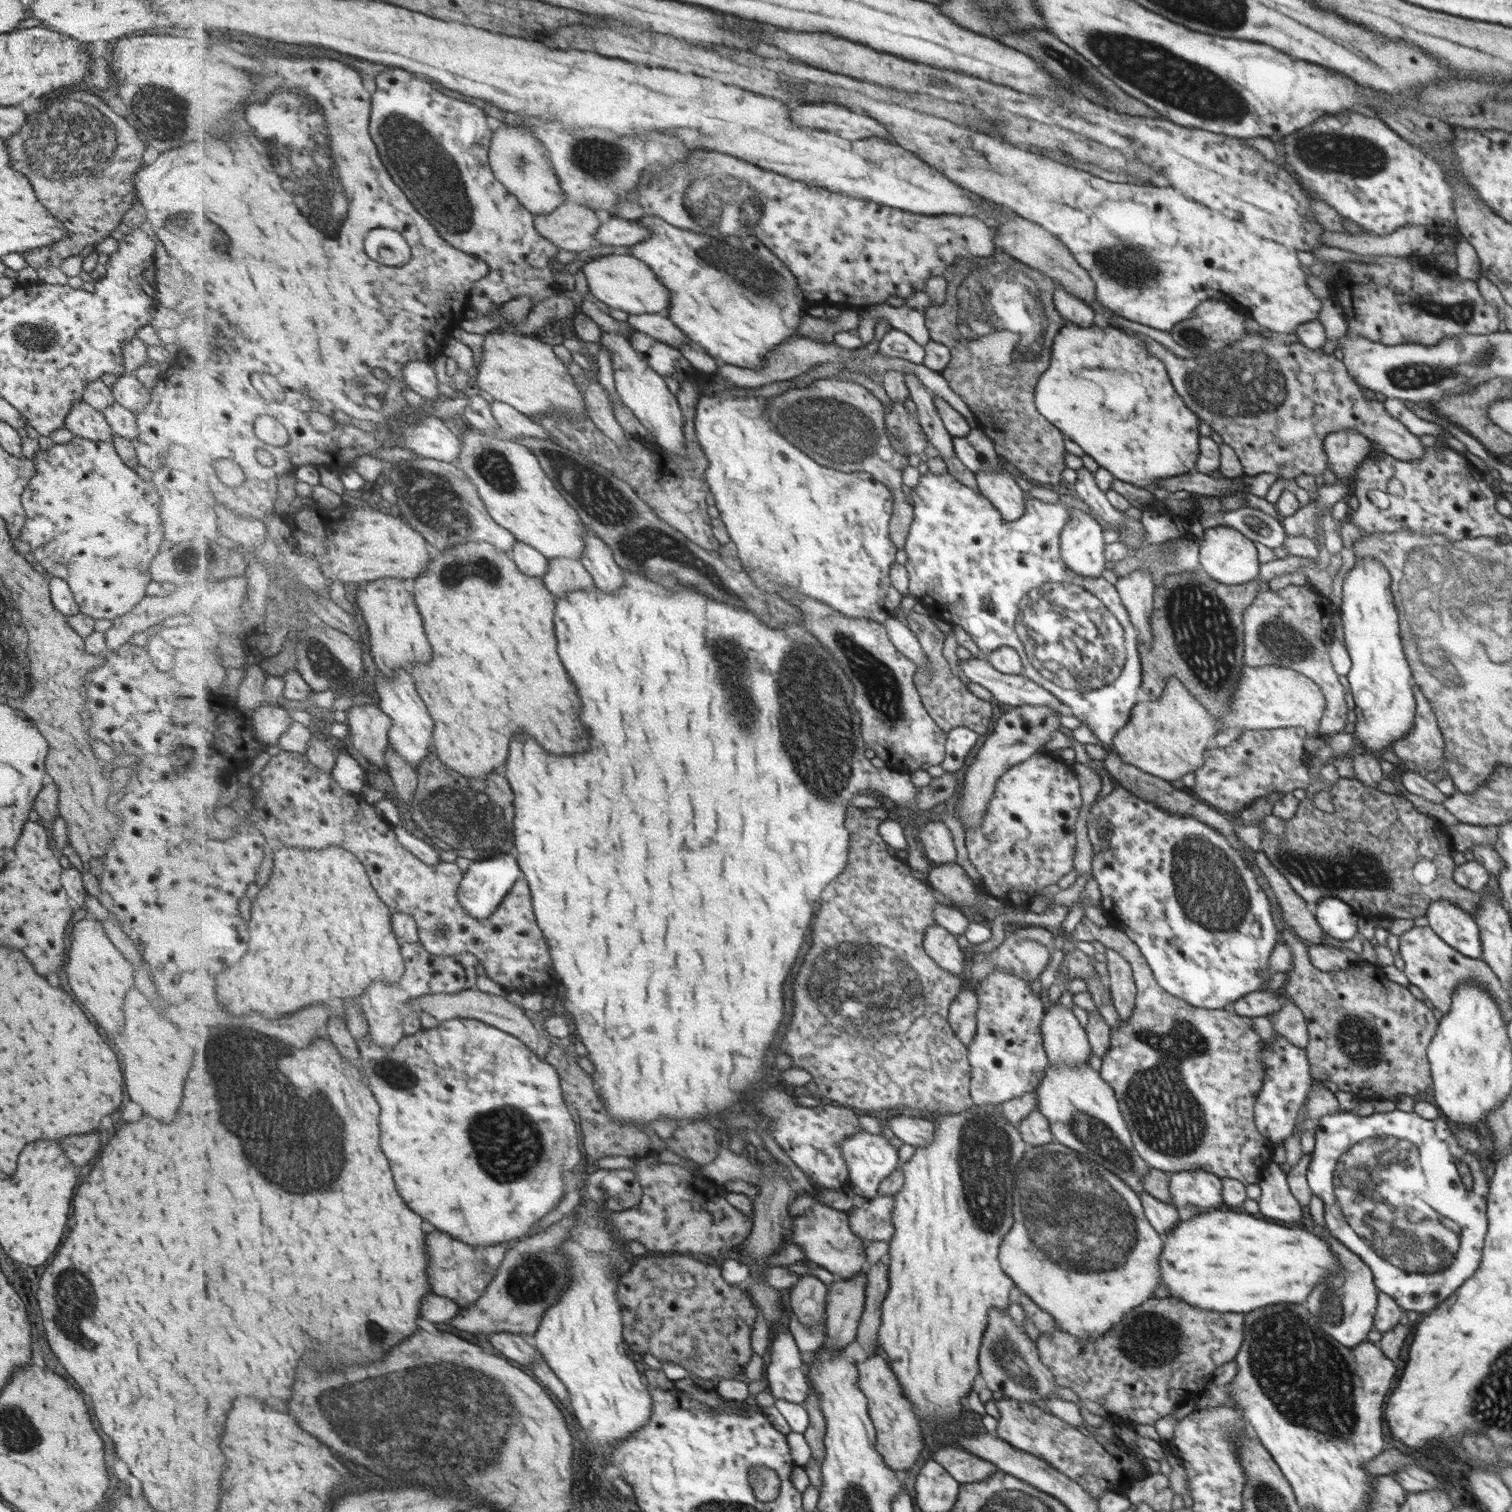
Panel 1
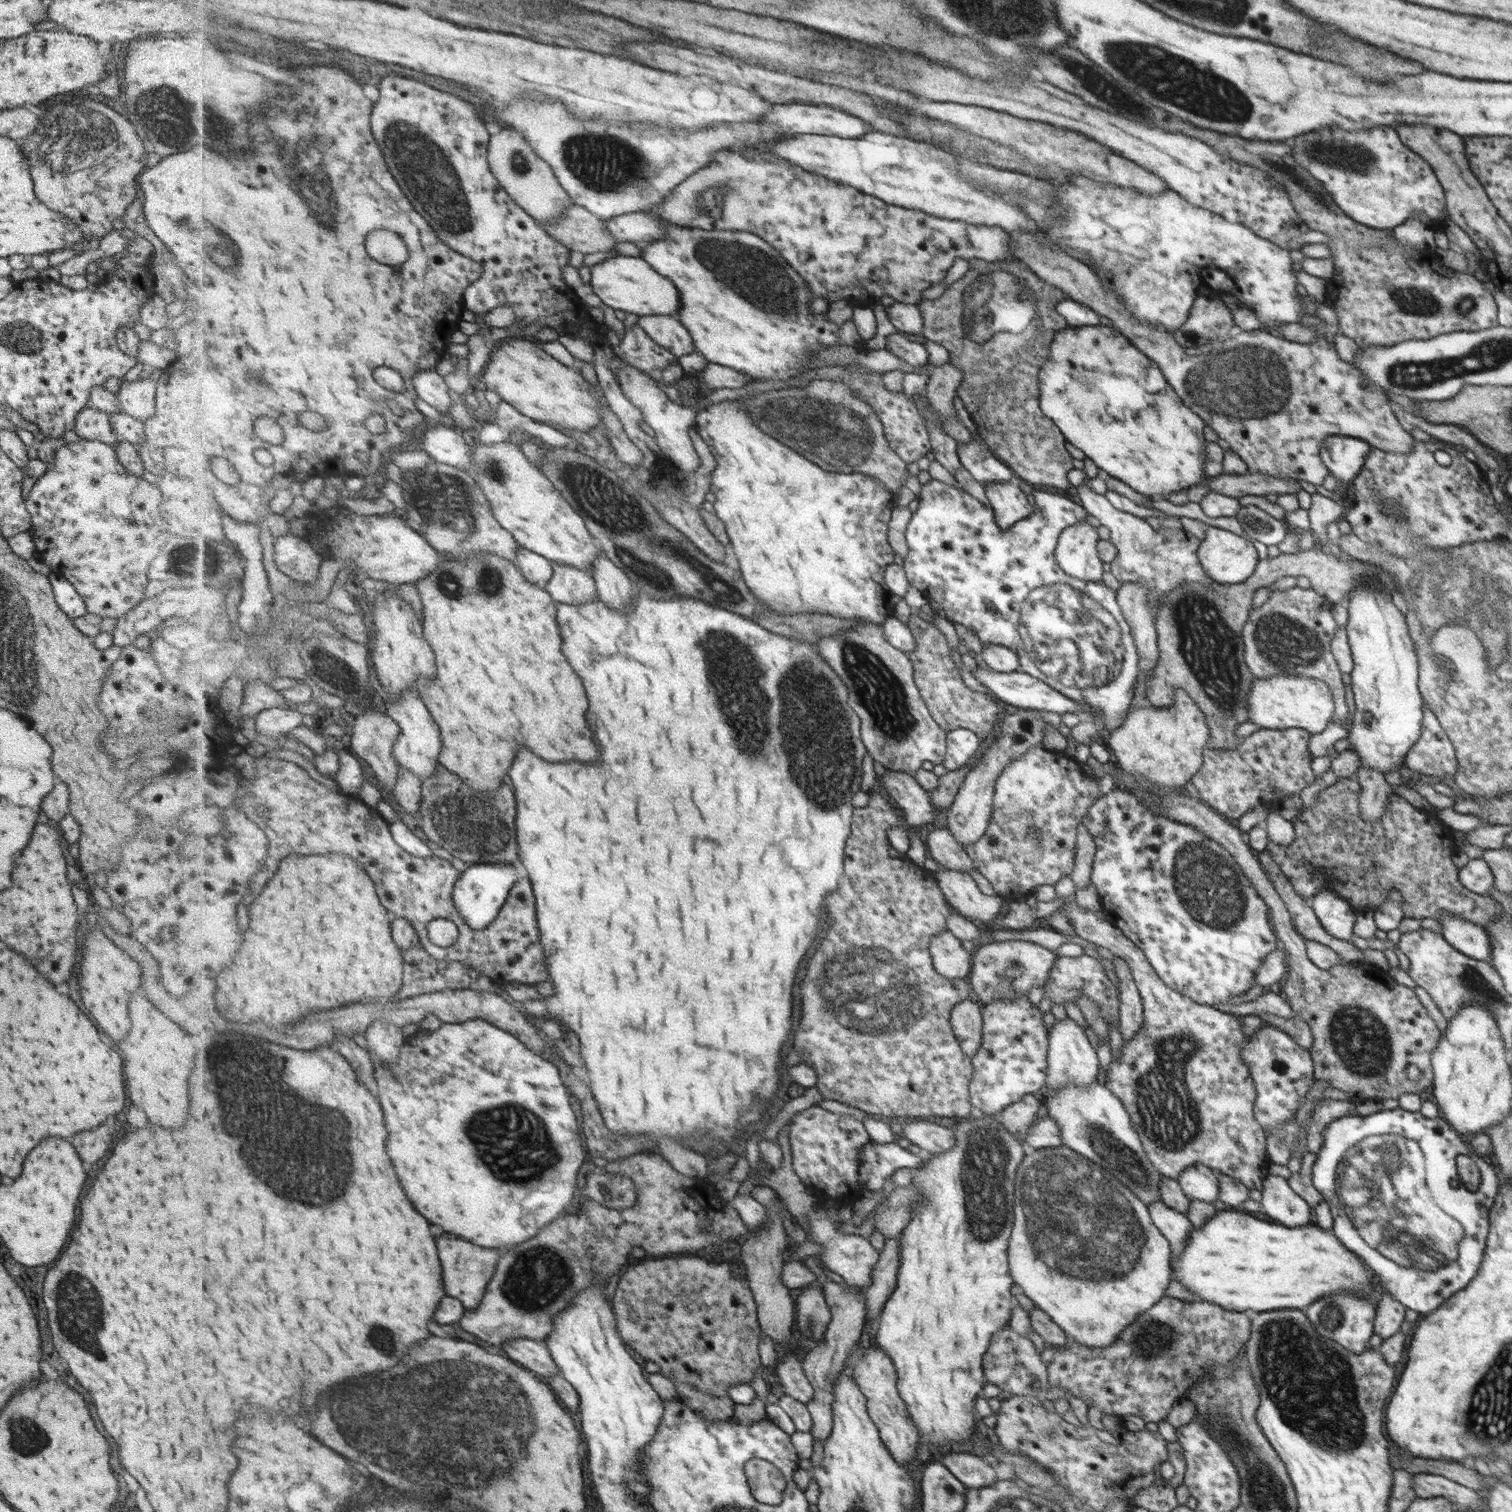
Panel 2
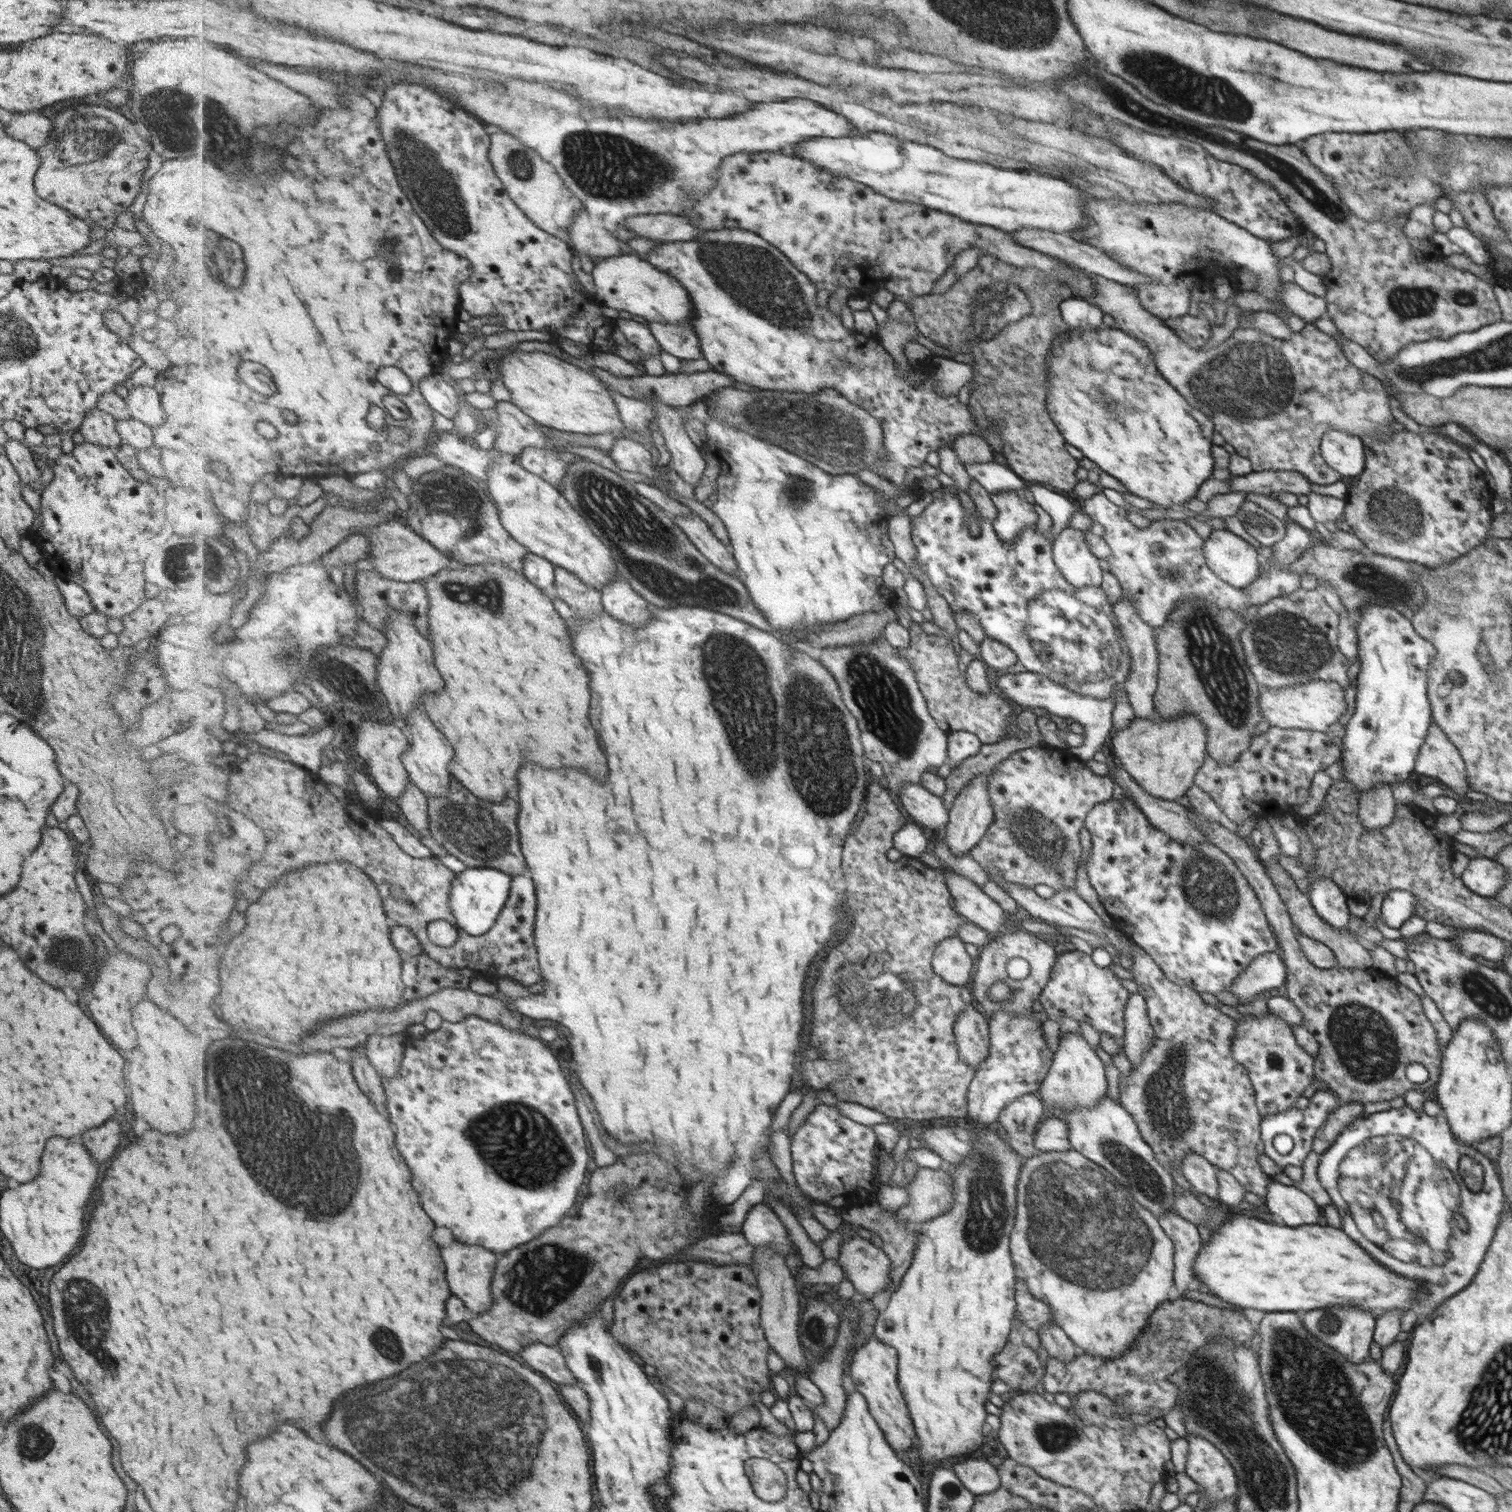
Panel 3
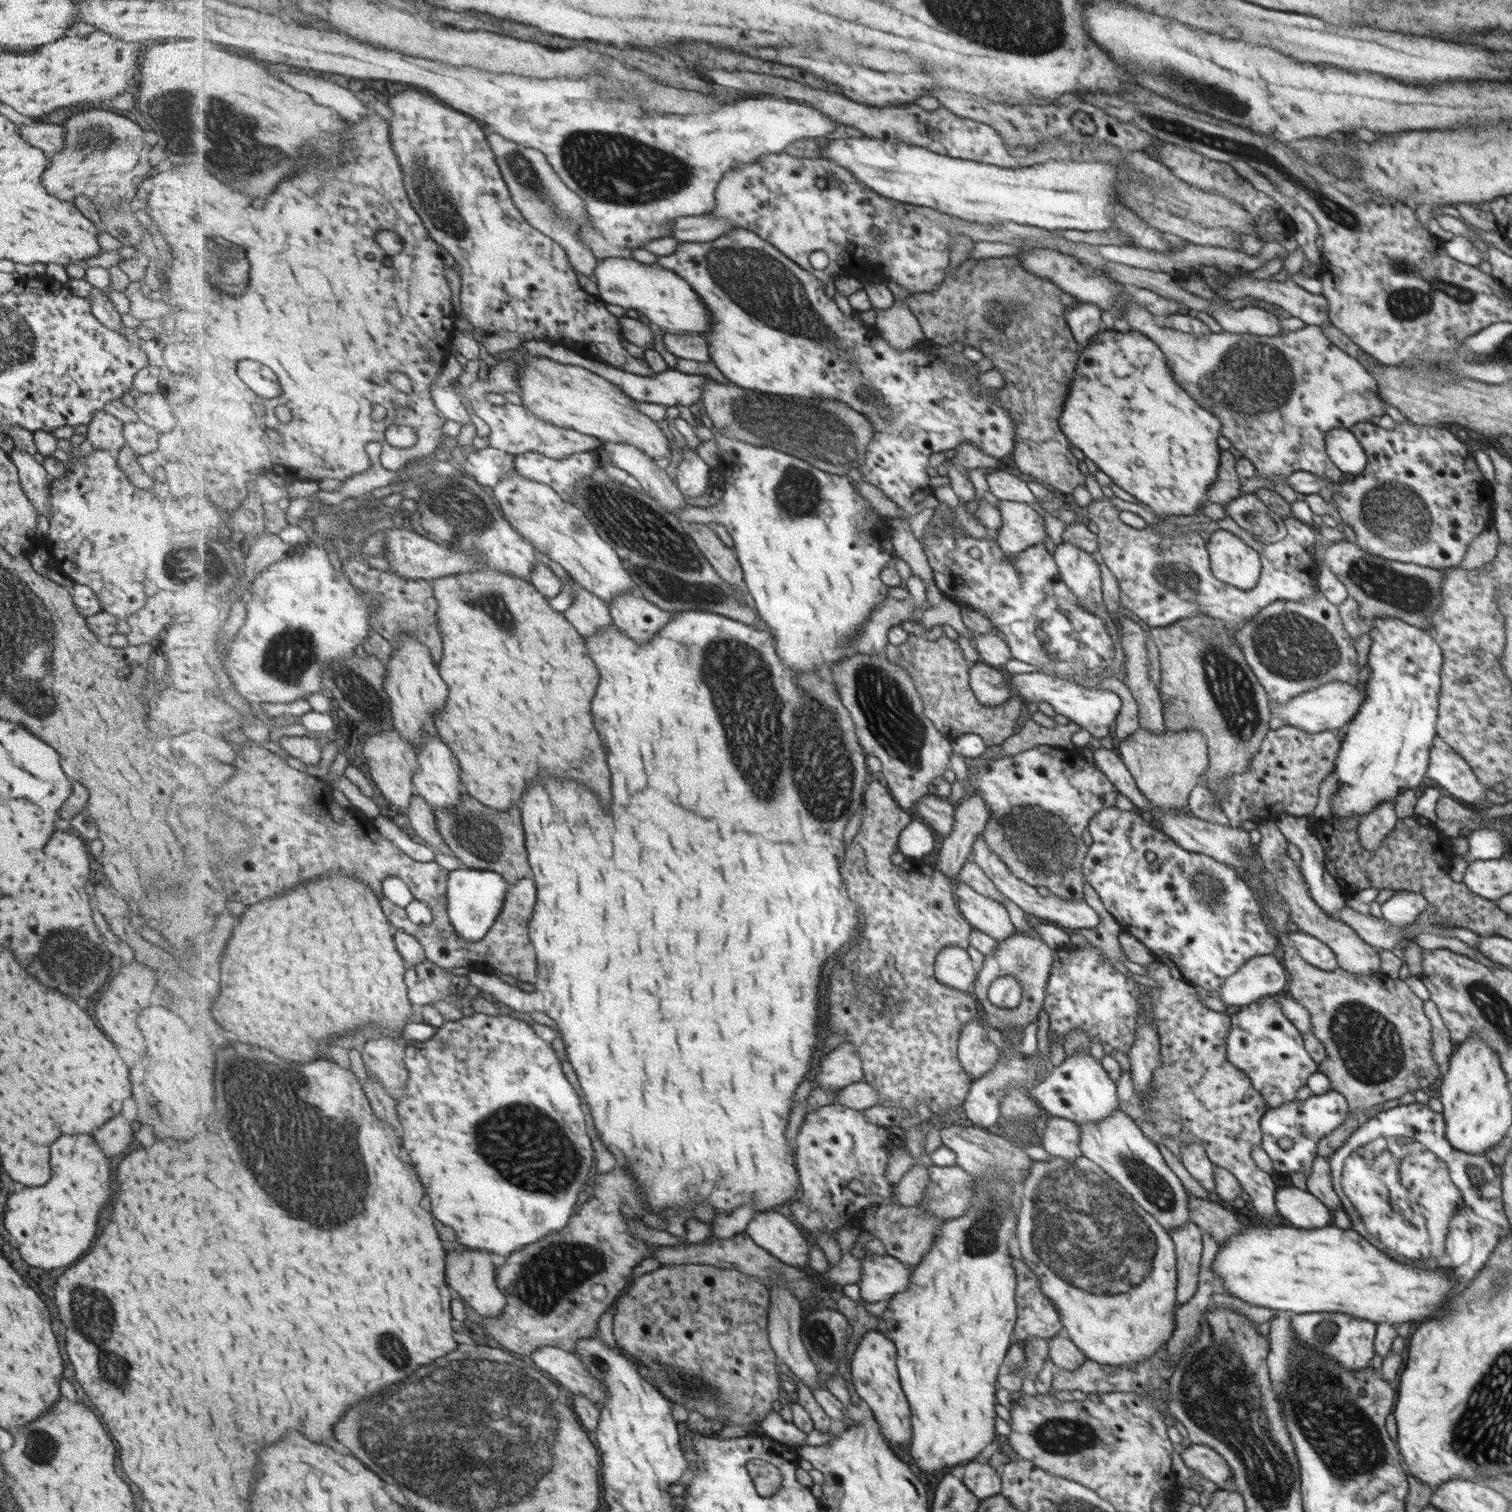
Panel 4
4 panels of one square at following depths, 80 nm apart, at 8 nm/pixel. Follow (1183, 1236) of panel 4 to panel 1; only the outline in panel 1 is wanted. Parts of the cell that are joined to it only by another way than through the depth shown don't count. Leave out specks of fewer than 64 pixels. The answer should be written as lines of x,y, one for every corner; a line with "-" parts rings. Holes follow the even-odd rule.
1148,1192
1138,1195
1148,1223
1161,1236
1166,1236
1166,1232
1170,1231
1180,1221
1175,1207
1172,1204
1157,1200

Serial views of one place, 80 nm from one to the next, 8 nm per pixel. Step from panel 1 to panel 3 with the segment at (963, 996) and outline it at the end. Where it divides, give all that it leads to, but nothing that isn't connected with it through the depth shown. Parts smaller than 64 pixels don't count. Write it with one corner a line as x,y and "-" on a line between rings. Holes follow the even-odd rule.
972,1006
964,1008
953,1024
956,1047
961,1060
973,1070
988,1055
988,1028
986,1020

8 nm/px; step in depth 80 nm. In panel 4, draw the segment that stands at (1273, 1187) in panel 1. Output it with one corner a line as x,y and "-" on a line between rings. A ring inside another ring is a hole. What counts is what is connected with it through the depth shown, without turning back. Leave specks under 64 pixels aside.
1292,1184
1276,1187
1272,1199
1279,1216
1299,1229
1321,1228
1332,1219
1329,1208

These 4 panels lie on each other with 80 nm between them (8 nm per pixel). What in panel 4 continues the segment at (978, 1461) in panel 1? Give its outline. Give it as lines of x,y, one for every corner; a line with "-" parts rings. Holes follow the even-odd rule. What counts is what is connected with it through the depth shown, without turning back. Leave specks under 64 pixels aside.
973,1461
963,1465
961,1482
981,1500
1000,1492
998,1476
998,1471
995,1472
987,1463

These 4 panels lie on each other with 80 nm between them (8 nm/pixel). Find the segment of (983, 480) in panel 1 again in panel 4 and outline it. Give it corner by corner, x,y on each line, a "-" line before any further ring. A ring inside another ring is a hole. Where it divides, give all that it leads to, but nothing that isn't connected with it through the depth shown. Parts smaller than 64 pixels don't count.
997,499
996,505
1001,525
994,539
1010,561
1028,546
1044,542
1045,532
1037,512
1022,502

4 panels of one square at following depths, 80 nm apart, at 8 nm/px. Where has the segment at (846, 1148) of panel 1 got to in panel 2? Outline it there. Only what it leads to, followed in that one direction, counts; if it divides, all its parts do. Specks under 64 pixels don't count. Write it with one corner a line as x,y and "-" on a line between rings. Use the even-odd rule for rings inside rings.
865,1142
860,1148
860,1183
866,1192
876,1191
897,1168
915,1169
924,1163
925,1153
911,1155
897,1143

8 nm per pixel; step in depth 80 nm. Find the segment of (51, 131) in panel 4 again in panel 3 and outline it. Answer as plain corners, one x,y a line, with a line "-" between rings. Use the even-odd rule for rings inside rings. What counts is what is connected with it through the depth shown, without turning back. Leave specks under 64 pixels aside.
39,111
16,112
13,119
5,122
5,134
13,136
36,149
48,141
52,123

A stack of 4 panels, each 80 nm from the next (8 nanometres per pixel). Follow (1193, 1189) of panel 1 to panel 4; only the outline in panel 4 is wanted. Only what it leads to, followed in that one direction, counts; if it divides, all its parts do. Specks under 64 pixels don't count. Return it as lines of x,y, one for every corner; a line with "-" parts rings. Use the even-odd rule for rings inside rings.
1181,1145
1181,1162
1185,1170
1208,1192
1215,1190
1214,1167
1201,1145

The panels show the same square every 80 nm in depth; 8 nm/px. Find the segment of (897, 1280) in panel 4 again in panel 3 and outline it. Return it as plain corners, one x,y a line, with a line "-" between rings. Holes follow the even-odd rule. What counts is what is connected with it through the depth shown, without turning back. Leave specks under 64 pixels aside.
853,1236
838,1245
838,1262
844,1268
848,1280
854,1285
858,1298
870,1299
877,1292
888,1290
891,1260
868,1239

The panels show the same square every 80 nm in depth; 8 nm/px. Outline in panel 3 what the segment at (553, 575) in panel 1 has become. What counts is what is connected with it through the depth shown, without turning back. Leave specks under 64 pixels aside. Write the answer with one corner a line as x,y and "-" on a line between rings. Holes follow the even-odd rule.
556,566
555,576
553,597
567,602
580,619
593,620
605,611
602,592
588,585
579,575

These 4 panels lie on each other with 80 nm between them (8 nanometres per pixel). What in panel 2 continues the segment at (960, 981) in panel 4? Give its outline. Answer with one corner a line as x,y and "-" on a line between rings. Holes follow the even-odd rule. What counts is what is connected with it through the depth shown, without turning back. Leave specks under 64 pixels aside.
948,931
933,934
928,942
928,951
931,953
933,968
941,976
950,979
967,979
973,954
961,947
958,938

